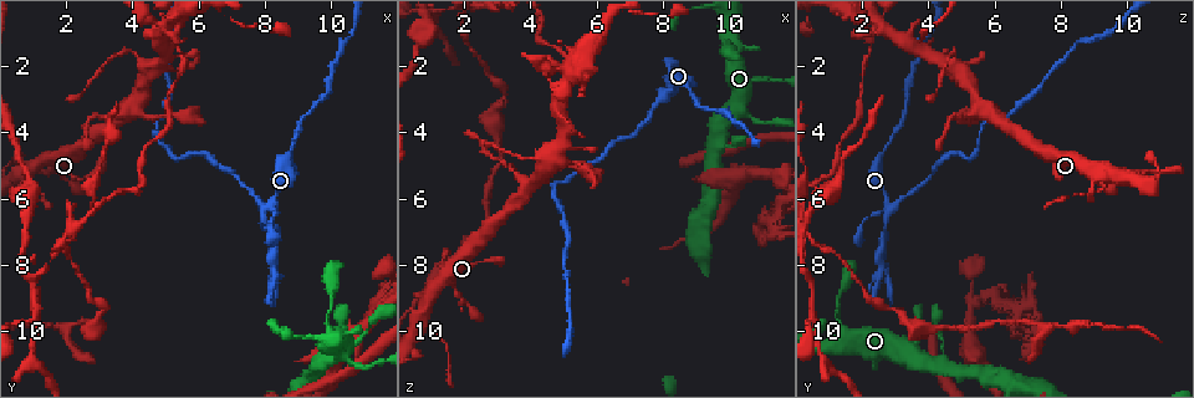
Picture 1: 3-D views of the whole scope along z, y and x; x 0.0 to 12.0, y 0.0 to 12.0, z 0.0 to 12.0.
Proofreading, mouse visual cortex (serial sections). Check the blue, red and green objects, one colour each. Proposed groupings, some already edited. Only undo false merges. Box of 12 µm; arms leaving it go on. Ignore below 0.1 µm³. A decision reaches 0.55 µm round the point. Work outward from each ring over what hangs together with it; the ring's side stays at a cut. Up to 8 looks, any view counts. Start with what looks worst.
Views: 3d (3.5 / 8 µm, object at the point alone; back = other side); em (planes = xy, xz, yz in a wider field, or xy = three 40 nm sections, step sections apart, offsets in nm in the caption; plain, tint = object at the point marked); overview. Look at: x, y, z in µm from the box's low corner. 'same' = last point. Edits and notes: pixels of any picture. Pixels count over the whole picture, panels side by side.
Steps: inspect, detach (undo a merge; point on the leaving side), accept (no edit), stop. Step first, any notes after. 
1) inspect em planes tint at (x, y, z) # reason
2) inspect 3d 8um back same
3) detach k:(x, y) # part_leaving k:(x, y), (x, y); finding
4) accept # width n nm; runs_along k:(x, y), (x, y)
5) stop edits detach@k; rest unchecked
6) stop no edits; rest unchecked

inspect 3d 3.5um back at (8.1, 6.3, 2.9) # a fork

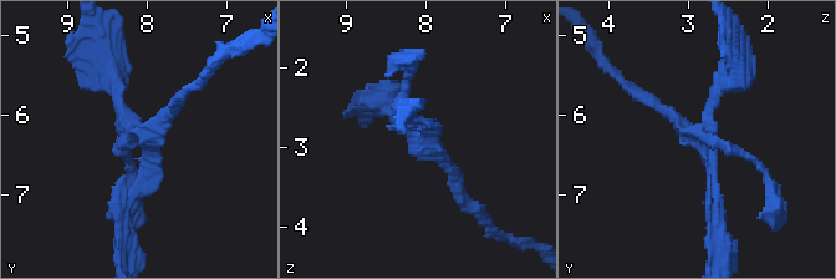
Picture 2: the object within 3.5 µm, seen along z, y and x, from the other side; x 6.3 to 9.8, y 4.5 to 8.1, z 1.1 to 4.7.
inspect em xy step 3 tint at (8.05, 6.25, 2.90) # need the tissue

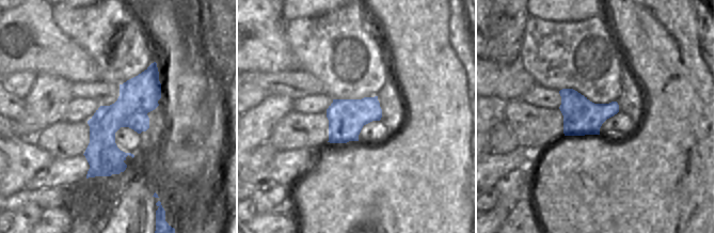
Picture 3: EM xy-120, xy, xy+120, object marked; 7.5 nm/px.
accept # runs_along 3:(154, 65), (90, 174); one cell here

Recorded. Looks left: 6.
inspect 3d 3.5um at (8.8, 4.5, 2.7) # sudden change in width

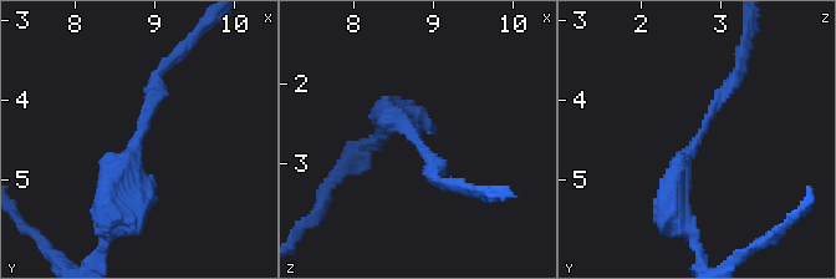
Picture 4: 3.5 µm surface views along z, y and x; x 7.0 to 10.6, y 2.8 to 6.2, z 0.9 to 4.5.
inspect em xy step 1 plain at (8.75, 4.55, 2.70) # need the tissue

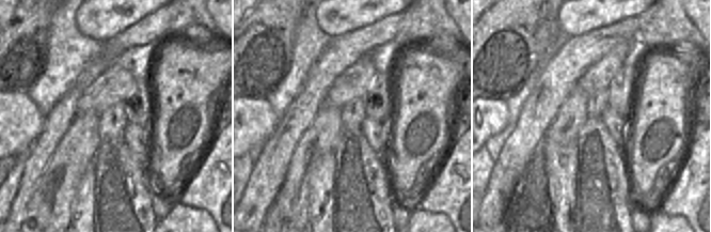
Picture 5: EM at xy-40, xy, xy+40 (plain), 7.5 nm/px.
inspect em xy step 1 tint same # with the object marked

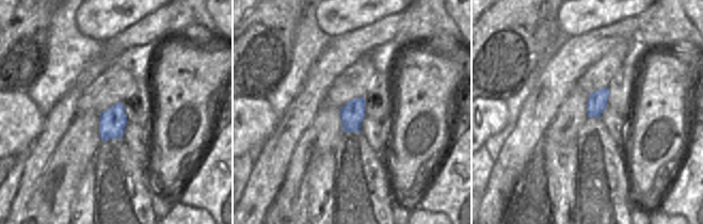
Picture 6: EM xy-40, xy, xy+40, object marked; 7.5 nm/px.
accept # runs_along 4:(674, 214), (677, 172), (734, 74); continuous, no second cell

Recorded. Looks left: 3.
inspect 3d 8um at (11.3, 9.7, 3.7) # thin neck

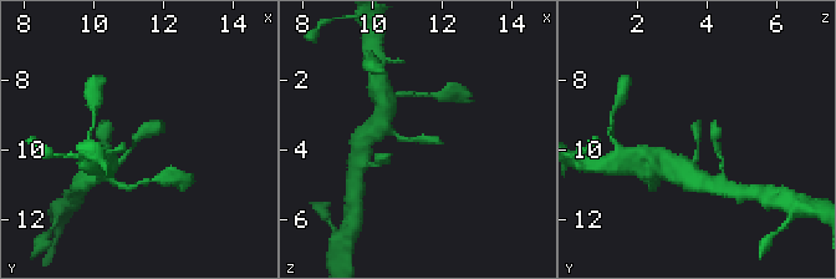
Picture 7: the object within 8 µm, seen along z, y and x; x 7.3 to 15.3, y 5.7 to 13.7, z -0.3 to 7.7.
inspect em planes tint at (11.2, 9.8, 3.7) # now the EM

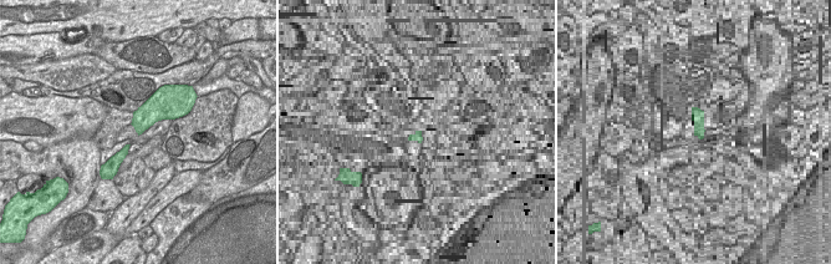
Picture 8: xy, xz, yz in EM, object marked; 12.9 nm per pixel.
accept # runs_along 7:(111, 167), (161, 120); one cell here

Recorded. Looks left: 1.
stop no edits; rest unchecked

